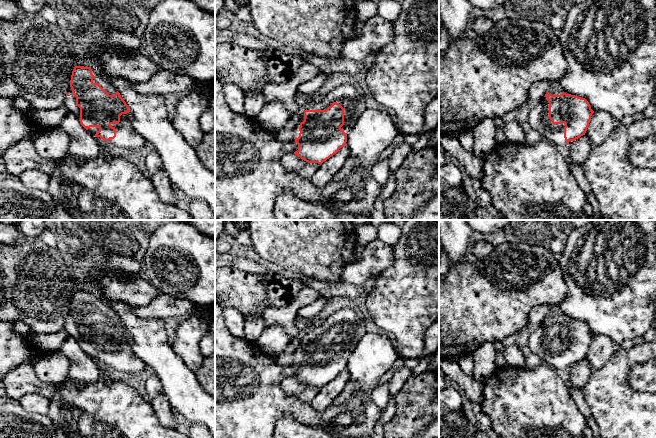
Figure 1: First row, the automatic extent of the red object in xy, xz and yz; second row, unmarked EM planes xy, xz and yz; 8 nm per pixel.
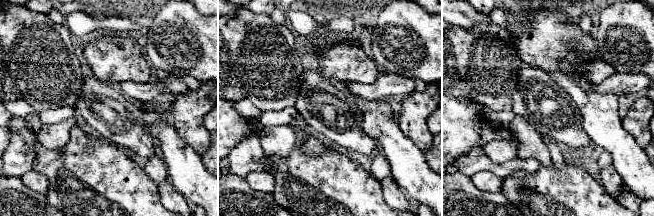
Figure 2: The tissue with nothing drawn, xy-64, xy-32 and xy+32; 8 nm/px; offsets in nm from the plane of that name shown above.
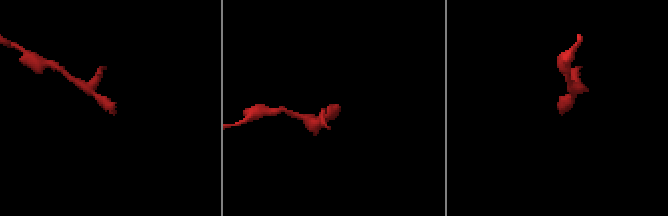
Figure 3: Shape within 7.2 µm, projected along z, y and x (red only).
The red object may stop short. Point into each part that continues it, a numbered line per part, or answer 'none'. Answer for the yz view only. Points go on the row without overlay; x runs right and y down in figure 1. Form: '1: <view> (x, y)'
1: yz (538, 343)

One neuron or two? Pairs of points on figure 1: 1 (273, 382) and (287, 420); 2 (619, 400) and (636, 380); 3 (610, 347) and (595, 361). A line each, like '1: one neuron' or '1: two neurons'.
1: two neurons
2: two neurons
3: one neuron

